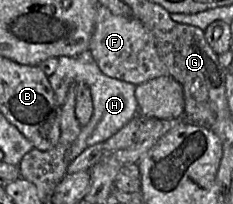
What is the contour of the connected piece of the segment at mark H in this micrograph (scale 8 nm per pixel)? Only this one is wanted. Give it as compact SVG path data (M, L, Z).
M88 55L58 57L57 67L53 74L48 76L48 79L58 106L64 104L69 86L72 83L84 83L91 91L93 113L88 123L81 127L78 136L68 150L68 163L87 147L105 142L131 119L139 116L138 103L135 98L136 85L105 75Z

